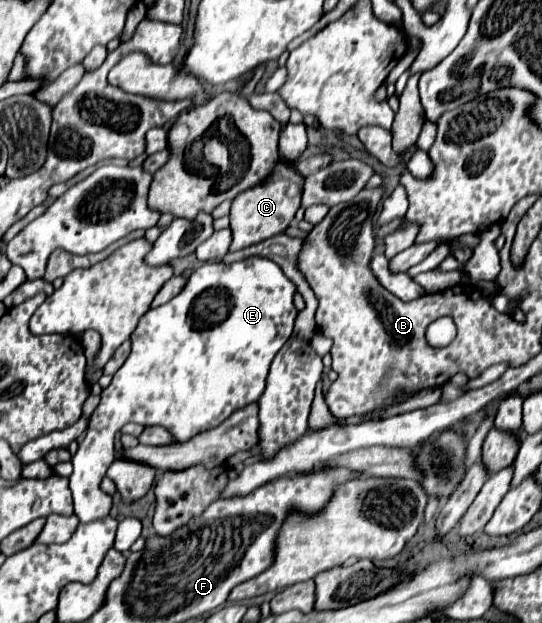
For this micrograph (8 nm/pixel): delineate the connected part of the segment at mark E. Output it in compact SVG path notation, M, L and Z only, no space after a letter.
M247 258L235 264L207 262L193 272L179 296L155 310L149 310L139 320L139 326L131 334L131 354L115 372L115 382L111 380L111 384L101 392L101 402L89 420L87 434L73 456L69 488L73 492L75 516L79 522L93 522L95 518L105 518L111 512L113 500L109 494L99 490L99 484L109 464L115 460L113 436L127 422L143 426L159 424L167 428L175 440L185 442L203 430L219 426L231 416L231 412L259 400L265 390L269 364L293 332L297 316L293 294L295 284L275 262L269 262L269 258Z

